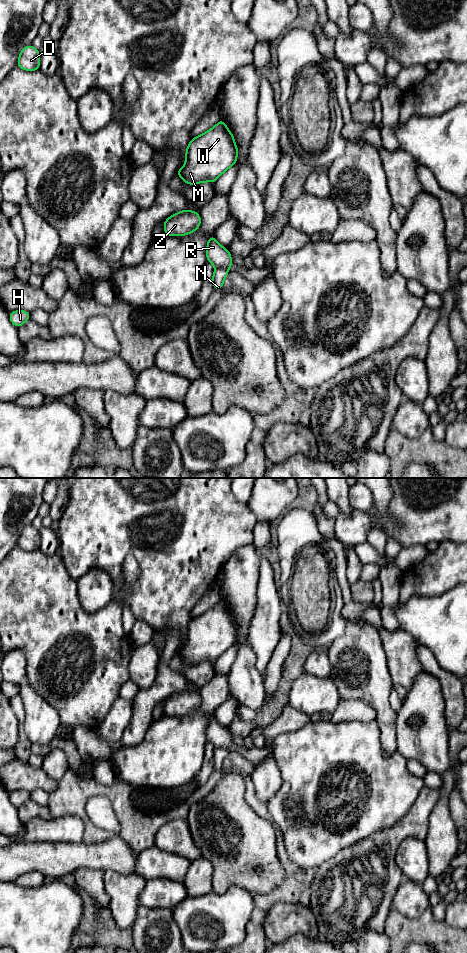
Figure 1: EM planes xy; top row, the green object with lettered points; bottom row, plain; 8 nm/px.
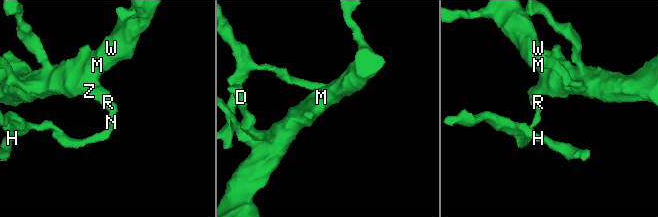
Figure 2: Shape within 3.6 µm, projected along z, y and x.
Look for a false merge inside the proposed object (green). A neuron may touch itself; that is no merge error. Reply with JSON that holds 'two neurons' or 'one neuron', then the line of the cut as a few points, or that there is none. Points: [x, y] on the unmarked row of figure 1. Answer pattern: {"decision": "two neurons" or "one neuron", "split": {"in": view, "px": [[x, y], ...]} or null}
{"decision": "two neurons", "split": {"in": "xy", "px": [[216, 747], [225, 747], [227, 749]]}}

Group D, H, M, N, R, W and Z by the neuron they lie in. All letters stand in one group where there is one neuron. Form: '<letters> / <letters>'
D M R W Z / H N

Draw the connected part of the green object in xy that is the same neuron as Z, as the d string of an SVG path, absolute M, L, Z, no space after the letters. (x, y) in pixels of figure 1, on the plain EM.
M188 689L174 693L163 703L165 715L168 716L185 716L196 711L200 706L199 693Z

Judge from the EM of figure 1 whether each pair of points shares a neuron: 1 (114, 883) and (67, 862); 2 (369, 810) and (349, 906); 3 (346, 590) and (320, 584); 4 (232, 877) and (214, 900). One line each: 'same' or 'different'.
1: different
2: different
3: different
4: different

